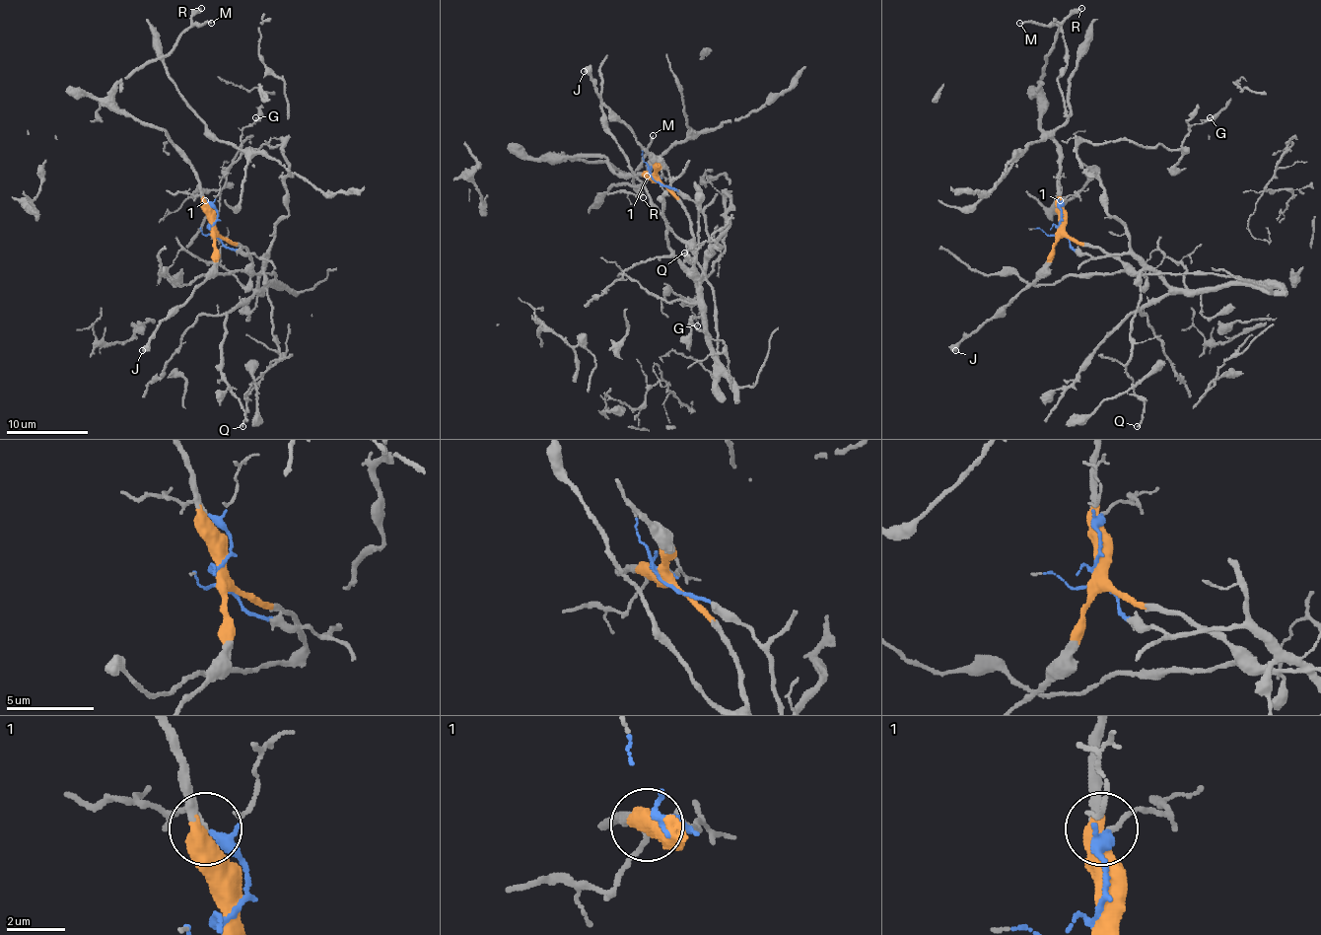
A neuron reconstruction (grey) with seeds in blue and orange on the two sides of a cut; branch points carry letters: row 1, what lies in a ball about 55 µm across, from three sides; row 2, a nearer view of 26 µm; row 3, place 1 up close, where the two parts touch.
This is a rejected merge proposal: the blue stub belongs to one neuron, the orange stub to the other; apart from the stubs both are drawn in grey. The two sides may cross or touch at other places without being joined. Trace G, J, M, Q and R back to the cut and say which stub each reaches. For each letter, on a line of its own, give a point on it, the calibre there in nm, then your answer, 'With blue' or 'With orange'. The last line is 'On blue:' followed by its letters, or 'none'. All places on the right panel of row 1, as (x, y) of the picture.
G: Place: (1210, 117). Thickness 120 nm. With blue
J: Place: (955, 350). Thickness 550 nm. With orange
M: Place: (1019, 23). Thickness 190 nm. With orange
Q: Place: (1137, 426). Thickness 180 nm. With blue
R: Place: (1081, 8). Thickness 360 nm. With orange
On blue: G, Q

